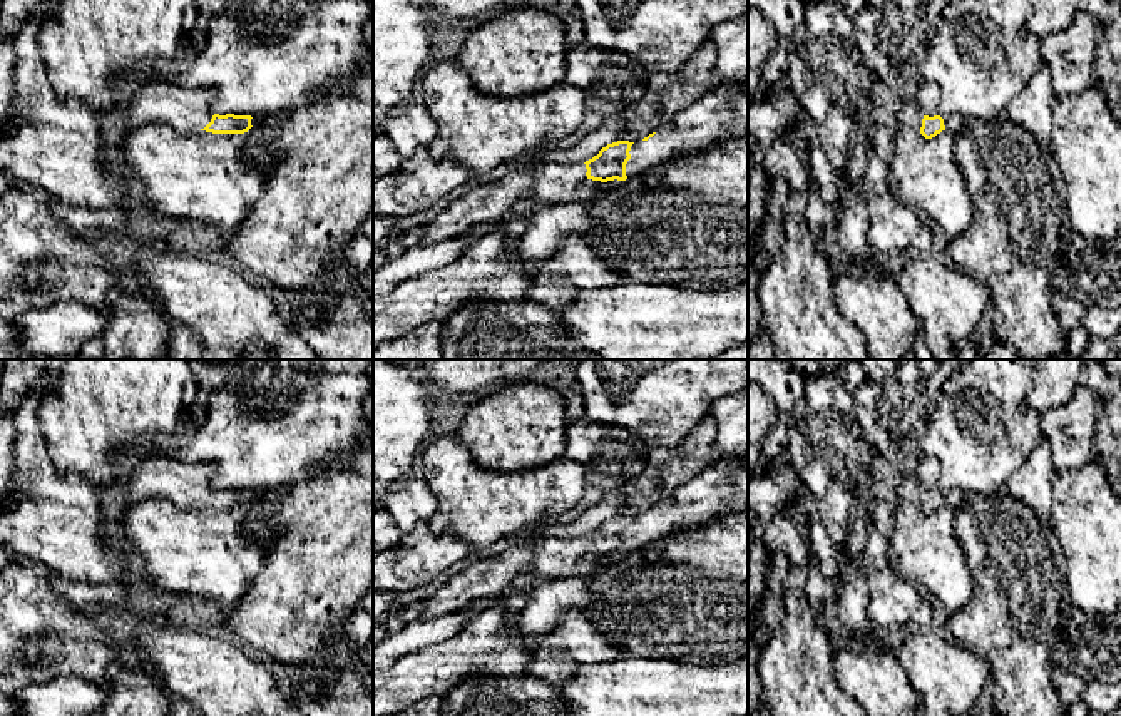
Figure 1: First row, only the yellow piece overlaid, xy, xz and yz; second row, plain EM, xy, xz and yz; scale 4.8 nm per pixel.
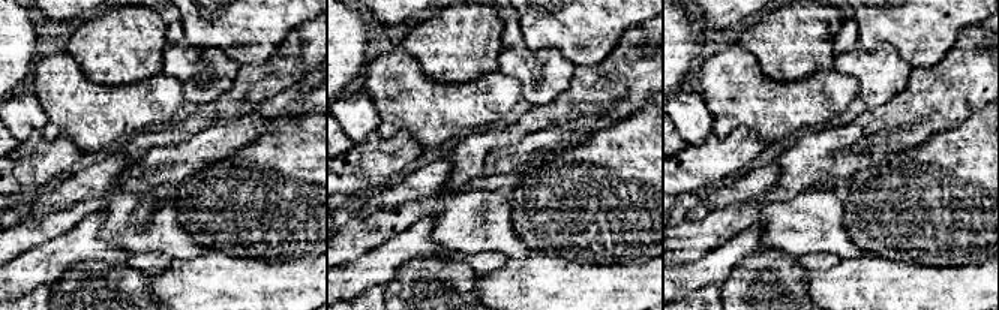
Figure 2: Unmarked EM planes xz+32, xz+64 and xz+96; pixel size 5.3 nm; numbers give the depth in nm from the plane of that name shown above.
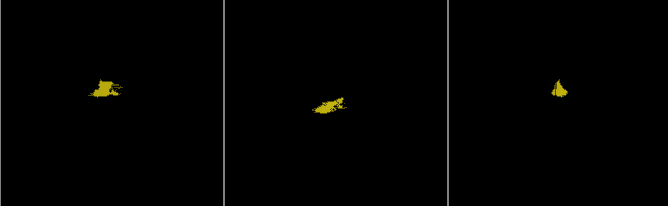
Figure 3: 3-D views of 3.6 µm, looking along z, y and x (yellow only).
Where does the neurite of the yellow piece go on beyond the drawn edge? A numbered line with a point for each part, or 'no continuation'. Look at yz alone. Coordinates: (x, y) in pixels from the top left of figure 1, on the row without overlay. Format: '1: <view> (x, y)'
1: yz (927, 469)

